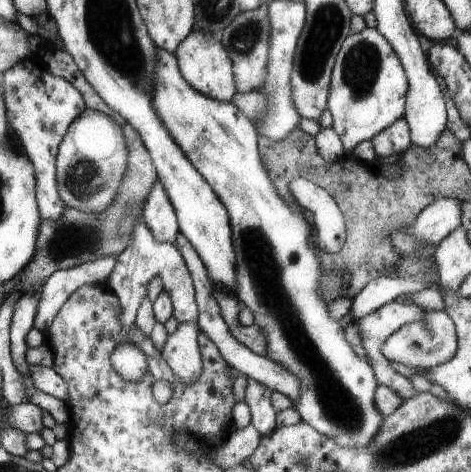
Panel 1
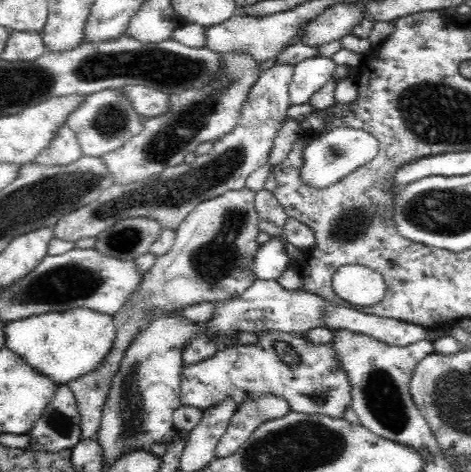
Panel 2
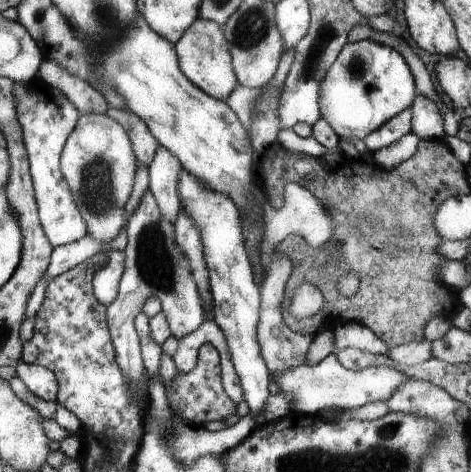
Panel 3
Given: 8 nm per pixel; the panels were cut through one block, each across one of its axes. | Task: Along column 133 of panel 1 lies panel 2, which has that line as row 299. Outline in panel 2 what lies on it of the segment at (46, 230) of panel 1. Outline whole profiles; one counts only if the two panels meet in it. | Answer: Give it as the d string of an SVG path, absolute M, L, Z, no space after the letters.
M244 186L238 192L226 192L218 198L206 200L200 206L196 206L182 220L182 224L176 228L174 246L156 260L156 264L148 270L140 290L130 294L128 302L122 306L122 310L118 310L118 314L114 314L114 324L118 328L118 336L116 336L112 352L102 360L102 364L94 372L66 384L70 388L70 392L74 394L74 400L76 400L76 410L78 410L78 418L80 418L80 432L82 432L80 440L92 440L98 434L98 426L102 424L102 410L104 410L104 404L108 400L114 376L120 370L120 364L122 364L128 348L136 342L136 338L140 338L142 326L146 326L150 322L150 318L154 318L156 310L180 312L182 308L194 306L194 304L200 304L200 302L214 302L216 304L216 302L222 302L222 300L228 300L228 298L236 298L238 294L242 294L244 290L248 290L256 282L256 278L254 278L254 254L258 254L258 246L260 246L256 242L258 232L260 232L260 220L258 220L258 212L256 212L256 194L258 192L252 192L250 188Z

